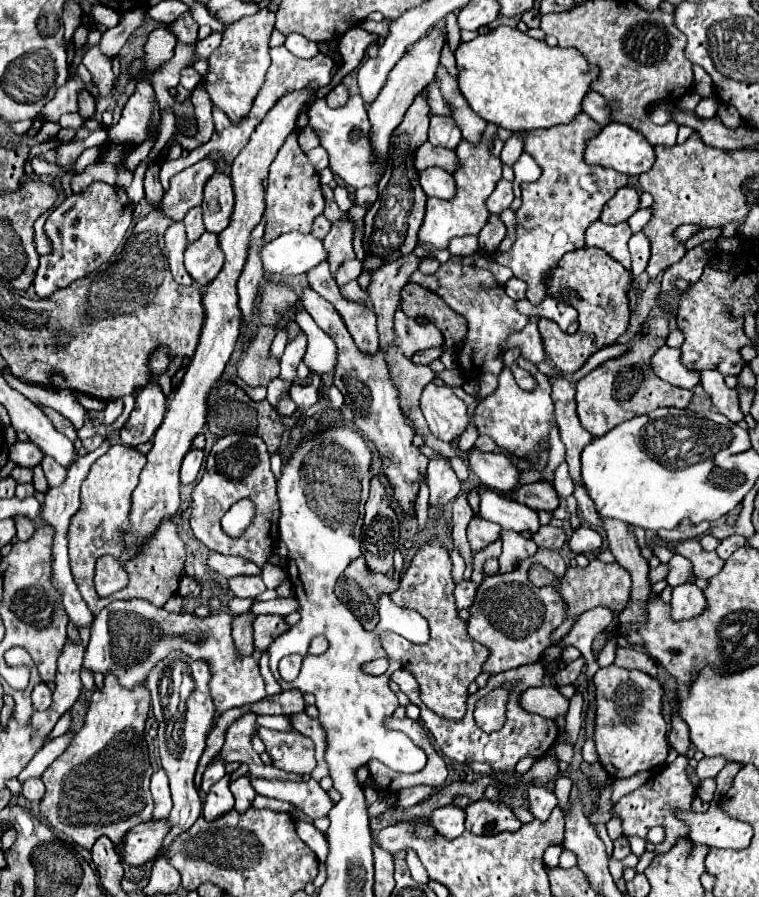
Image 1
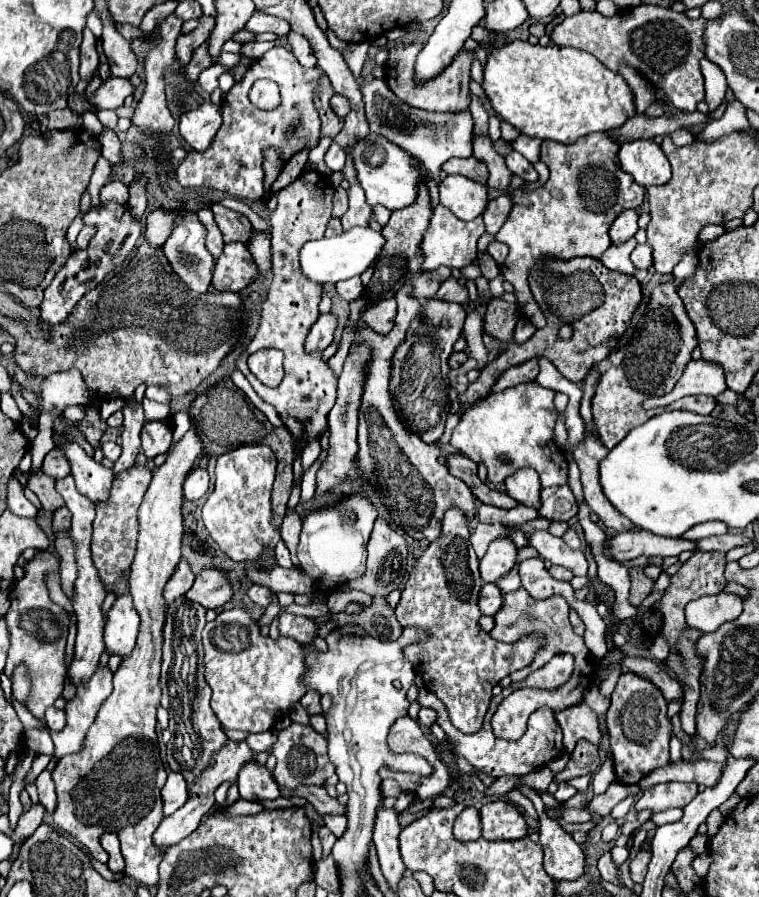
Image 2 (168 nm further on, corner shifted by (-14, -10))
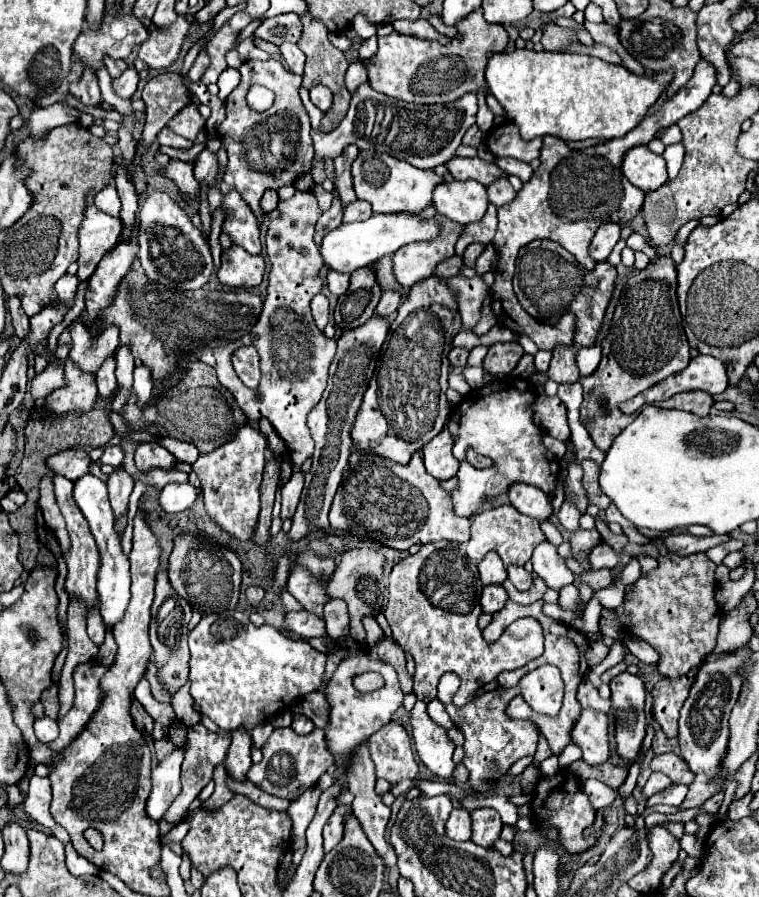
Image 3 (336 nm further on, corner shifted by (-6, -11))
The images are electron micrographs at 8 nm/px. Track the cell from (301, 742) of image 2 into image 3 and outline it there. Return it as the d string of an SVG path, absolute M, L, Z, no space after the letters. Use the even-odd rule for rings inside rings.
M291 727L275 729L263 745L263 759L247 771L247 779L269 795L295 801L305 789L317 785L317 779L335 763L327 749L323 729L313 729L309 735L297 735Z

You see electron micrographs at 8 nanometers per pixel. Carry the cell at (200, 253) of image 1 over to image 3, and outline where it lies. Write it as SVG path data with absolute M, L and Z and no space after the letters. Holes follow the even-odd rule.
M231 245L221 255L221 269L217 273L219 281L227 287L257 287L265 275L265 261L261 255L249 255L243 247Z

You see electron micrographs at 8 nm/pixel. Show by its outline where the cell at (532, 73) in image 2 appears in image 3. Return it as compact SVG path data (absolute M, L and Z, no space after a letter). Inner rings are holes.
M517 49L513 53L497 53L487 63L487 85L491 95L503 105L507 117L519 125L521 137L531 141L535 137L553 135L563 141L583 141L583 139L617 139L635 129L647 111L659 101L667 91L673 71L653 71L637 75L625 69L623 65L613 65L589 55L571 55L571 53L551 53L551 51L533 51Z

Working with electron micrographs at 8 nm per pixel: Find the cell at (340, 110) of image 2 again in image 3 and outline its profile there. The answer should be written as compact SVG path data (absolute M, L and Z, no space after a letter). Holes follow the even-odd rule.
M313 85L309 89L309 95L311 95L311 101L321 109L321 111L327 111L333 103L333 95L331 91L325 87L325 85Z

